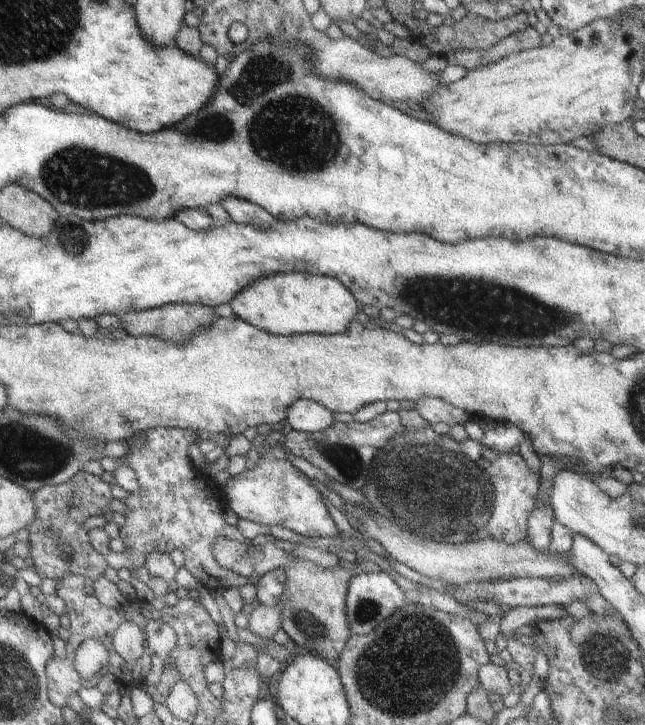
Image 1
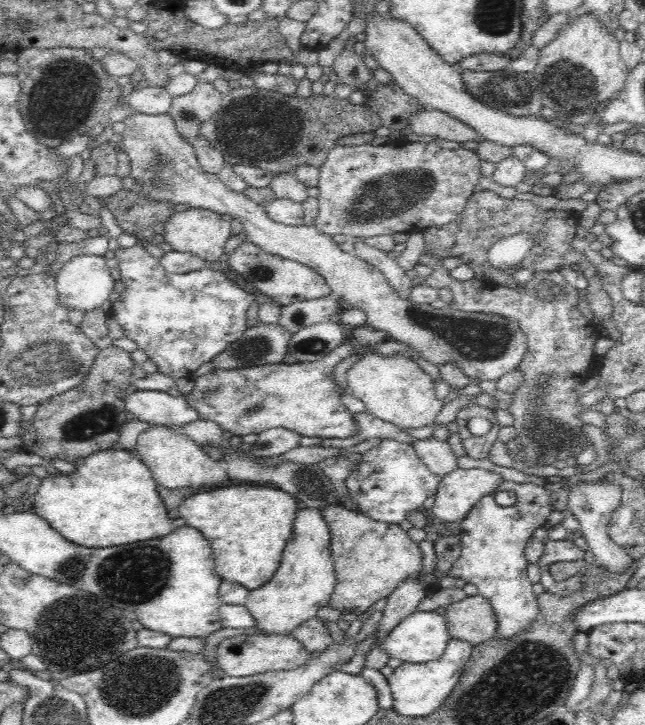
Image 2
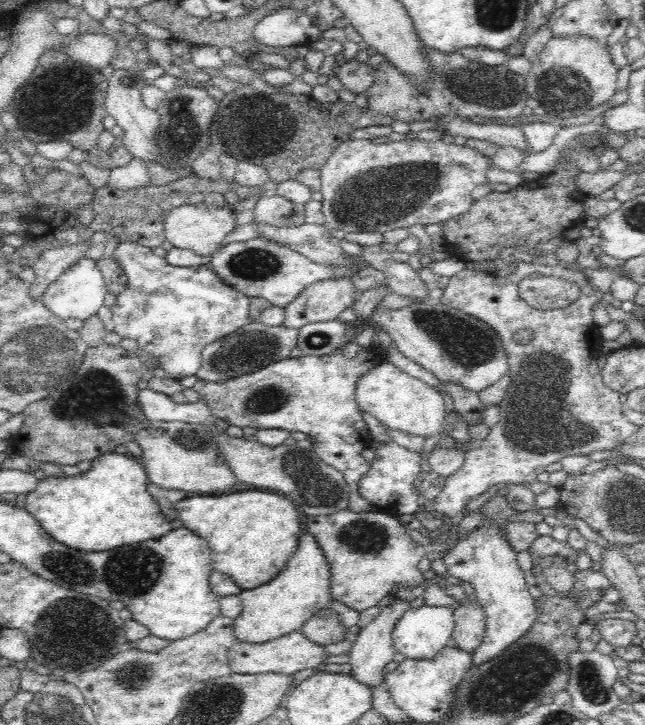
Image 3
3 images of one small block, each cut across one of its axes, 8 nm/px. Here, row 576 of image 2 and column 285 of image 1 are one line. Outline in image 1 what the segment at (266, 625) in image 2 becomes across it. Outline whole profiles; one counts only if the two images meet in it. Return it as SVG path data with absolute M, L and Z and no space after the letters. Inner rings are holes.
M306 272L271 273L257 277L226 302L235 317L274 335L343 332L361 306L337 279Z

